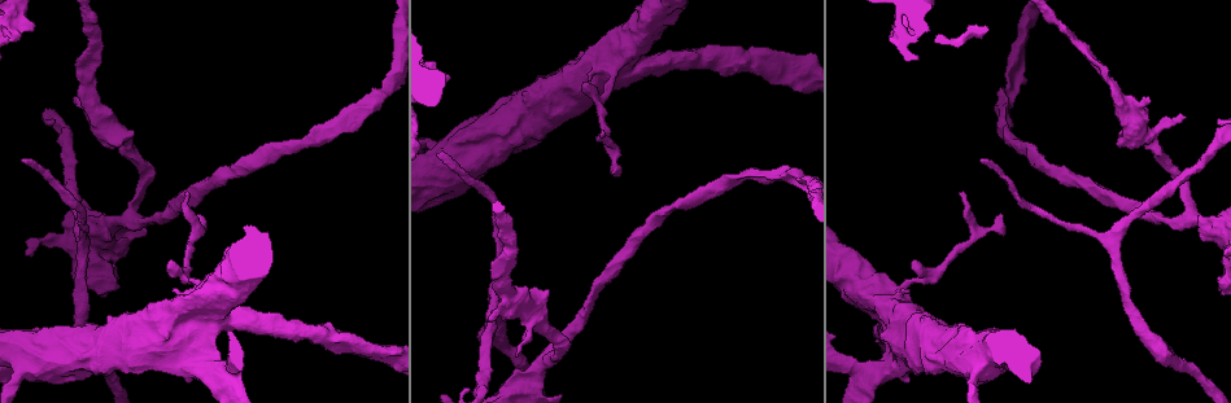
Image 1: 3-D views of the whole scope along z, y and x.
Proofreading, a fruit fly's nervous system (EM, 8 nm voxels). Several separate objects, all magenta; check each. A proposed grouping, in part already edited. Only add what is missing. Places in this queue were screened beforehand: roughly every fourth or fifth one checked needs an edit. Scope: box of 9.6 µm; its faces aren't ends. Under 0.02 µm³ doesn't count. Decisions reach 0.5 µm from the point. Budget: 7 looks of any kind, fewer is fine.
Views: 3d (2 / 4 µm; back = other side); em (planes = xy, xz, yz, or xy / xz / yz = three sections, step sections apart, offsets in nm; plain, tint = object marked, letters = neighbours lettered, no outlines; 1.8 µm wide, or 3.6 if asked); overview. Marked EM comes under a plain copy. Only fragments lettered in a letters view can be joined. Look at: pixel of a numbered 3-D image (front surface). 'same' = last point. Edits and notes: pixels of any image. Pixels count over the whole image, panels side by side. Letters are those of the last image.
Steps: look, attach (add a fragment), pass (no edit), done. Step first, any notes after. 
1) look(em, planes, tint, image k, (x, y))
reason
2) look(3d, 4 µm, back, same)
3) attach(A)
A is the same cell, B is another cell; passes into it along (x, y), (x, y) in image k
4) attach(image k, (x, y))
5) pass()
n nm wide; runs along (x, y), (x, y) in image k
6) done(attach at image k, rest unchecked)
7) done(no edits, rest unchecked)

look(em, xy, step 16, letters, image 1, (983, 159))
free end

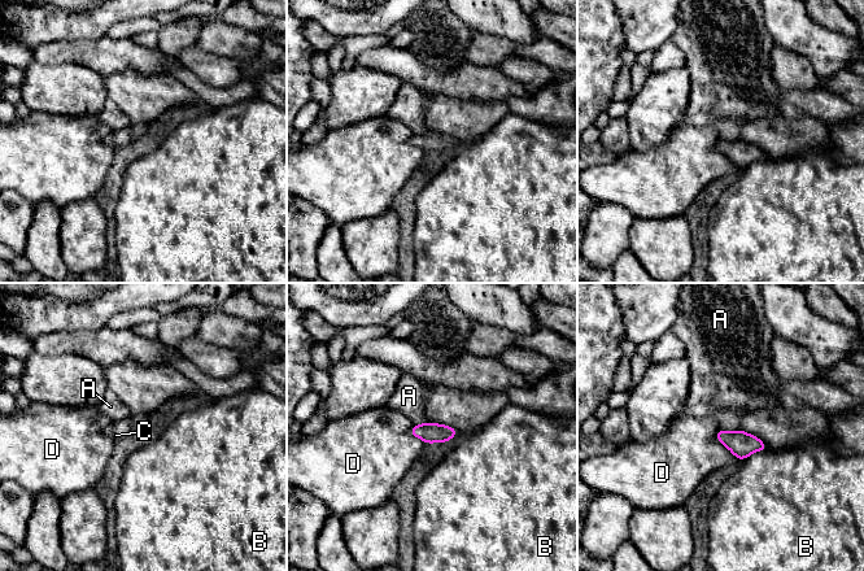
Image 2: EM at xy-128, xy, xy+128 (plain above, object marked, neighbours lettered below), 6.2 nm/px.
look(em, planes, letters, same)
cut it another way

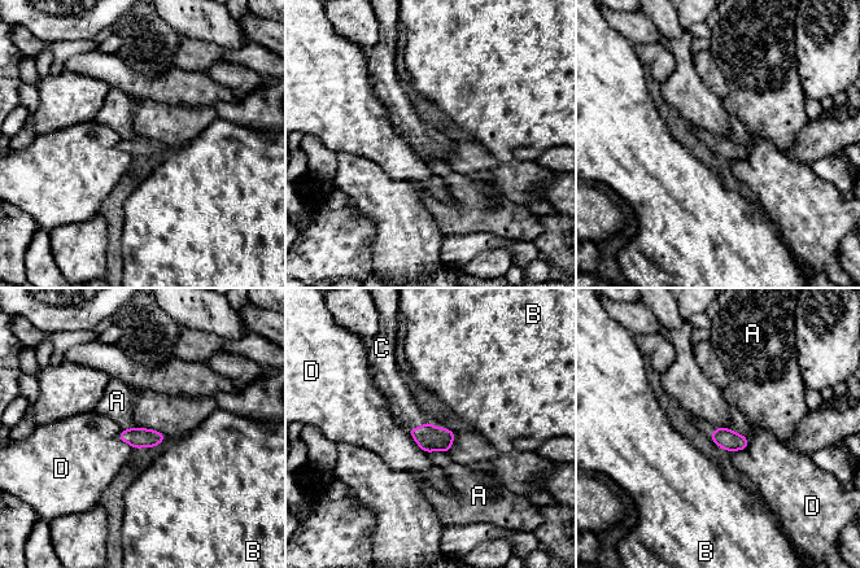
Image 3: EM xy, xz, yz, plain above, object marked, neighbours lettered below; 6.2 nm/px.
attach(C)
D touches over 200 nm; C is the same cell, A, B and D are other cells; passes into it along (428, 437), (418, 427), (398, 394) in image 3; the neuron continues

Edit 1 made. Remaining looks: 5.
look(overview)
redraw

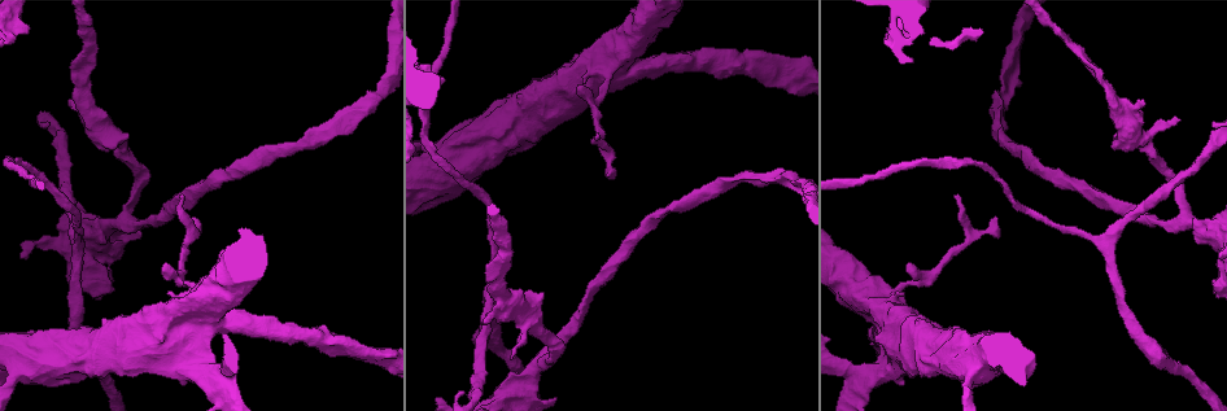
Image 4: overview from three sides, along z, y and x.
look(em, planes, letters, image 4, (902, 293))
an open end

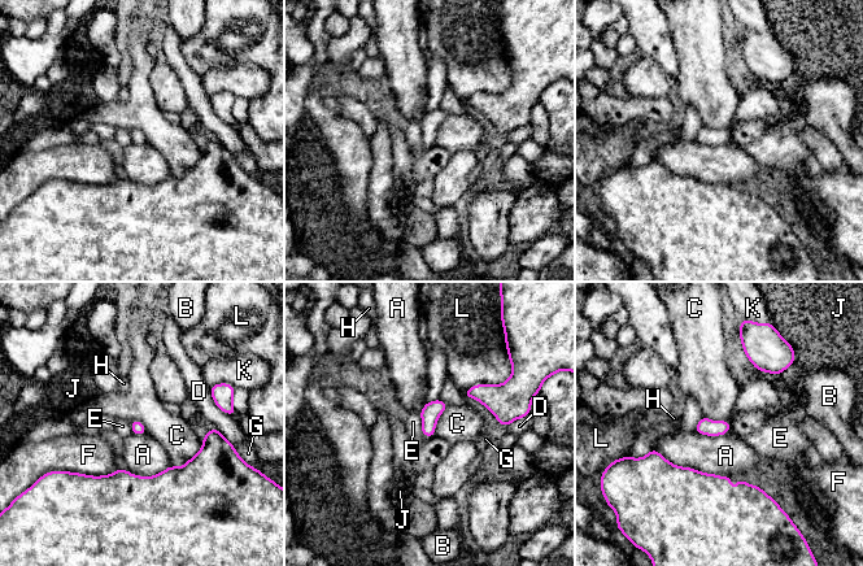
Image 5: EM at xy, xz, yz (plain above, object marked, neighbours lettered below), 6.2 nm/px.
pass()
A, B, C, D, E, F, G, H, J, K and L are other cells; border along (203, 438), (194, 456), (170, 465) in image 5; no lettered fragment goes on from it

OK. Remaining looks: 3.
look(3d, 4 µm, image 4, (463, 394))
an open end

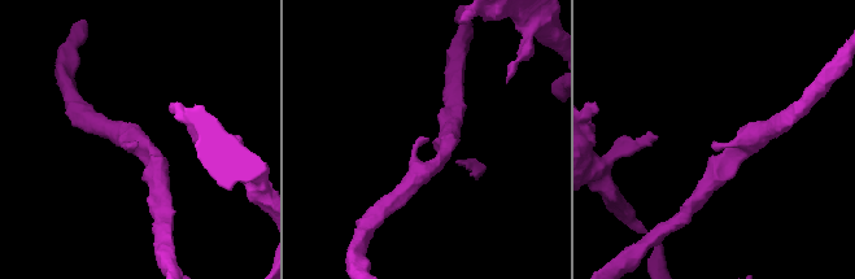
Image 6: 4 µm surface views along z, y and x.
look(em, planes, letters, image 6, (136, 144))
now the EM

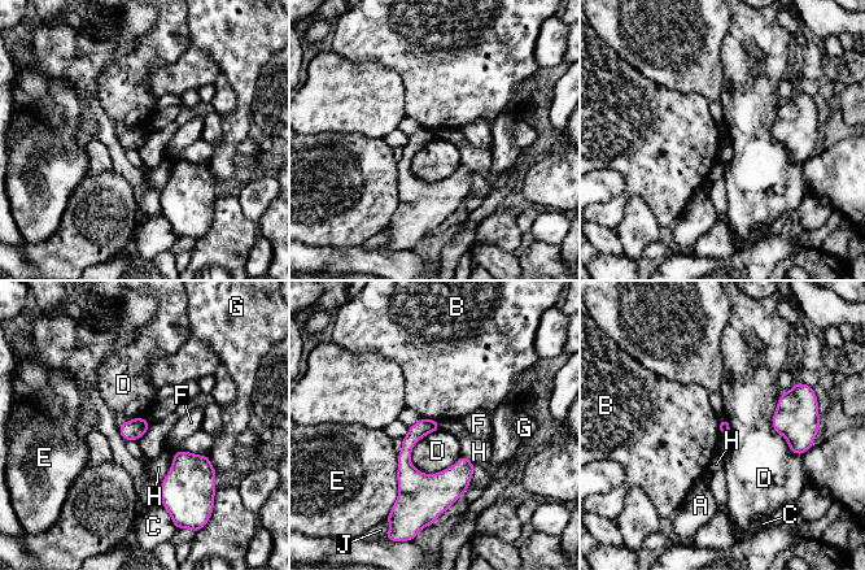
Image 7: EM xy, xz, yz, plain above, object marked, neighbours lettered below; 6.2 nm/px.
pass()
H touches over 340 nm; A, B, C, D, E, F, G, H and J are other cells; border along (461, 456), (436, 473), (410, 464) in image 7; no lettered fragment goes on from it

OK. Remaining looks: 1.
done(attach at image 3, rest unchecked)

